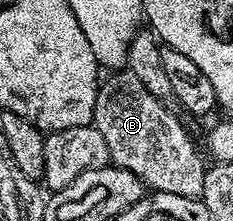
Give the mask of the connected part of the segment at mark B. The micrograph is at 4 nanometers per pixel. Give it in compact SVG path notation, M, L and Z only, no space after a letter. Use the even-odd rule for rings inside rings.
M128 70L107 76L110 77L101 81L98 90L92 126L104 134L111 161L132 170L154 192L201 197L208 168L202 165L202 156L190 141L185 126Z

